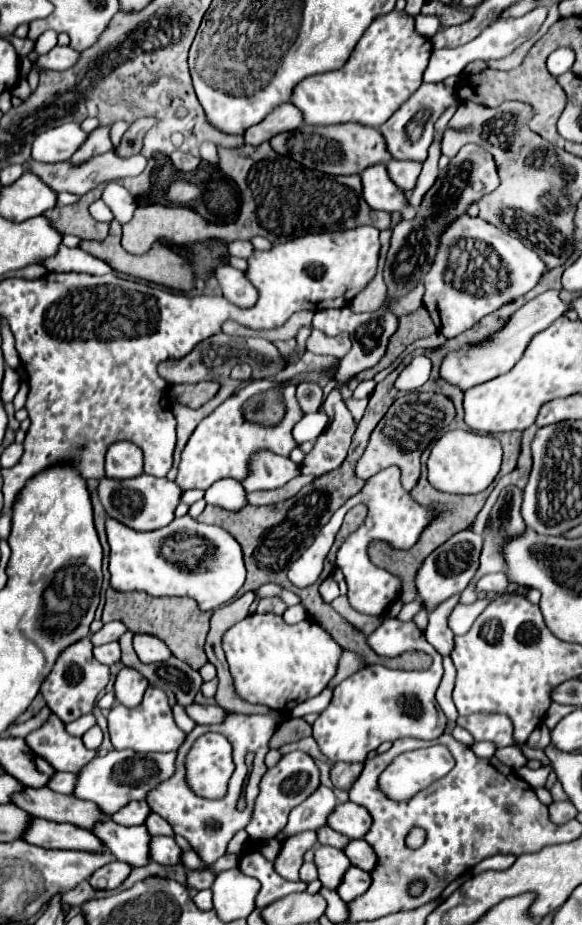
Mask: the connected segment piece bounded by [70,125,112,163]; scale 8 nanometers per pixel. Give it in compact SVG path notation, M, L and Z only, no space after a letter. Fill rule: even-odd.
M100 125L98 129L94 129L86 141L80 145L80 149L72 155L72 163L82 163L94 155L100 155L100 153L106 153L112 149L112 141L110 141L110 125L104 127Z

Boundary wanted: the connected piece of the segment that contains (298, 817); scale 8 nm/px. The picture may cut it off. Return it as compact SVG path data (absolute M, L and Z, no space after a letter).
M320 785L304 803L300 803L298 807L292 809L288 825L276 835L276 839L286 839L290 835L296 835L298 831L318 831L318 827L326 825L326 819L330 815L330 811L334 811L336 807L336 797L334 791L326 785Z

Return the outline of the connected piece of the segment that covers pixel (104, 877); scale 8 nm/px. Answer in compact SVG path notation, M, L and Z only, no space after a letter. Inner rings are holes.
M114 861L114 863L108 863L106 867L100 867L92 873L92 877L88 879L88 883L94 887L94 889L118 889L120 883L130 875L132 867L128 863L122 863L122 861Z

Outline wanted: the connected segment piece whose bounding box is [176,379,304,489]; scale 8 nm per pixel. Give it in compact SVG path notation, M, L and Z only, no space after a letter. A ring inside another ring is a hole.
M260 379L260 381L250 381L248 385L244 385L242 389L238 389L236 393L232 393L220 407L216 407L206 419L200 421L200 425L196 427L196 431L192 433L192 437L188 439L184 451L182 451L182 461L178 467L178 477L176 483L180 489L208 489L214 481L224 479L224 477L232 477L232 479L242 479L246 477L246 467L248 467L248 459L254 451L260 449L270 449L278 455L288 457L290 451L296 447L296 441L292 437L292 427L302 419L302 409L298 405L296 399L296 387L288 385L282 389L284 395L284 403L288 407L286 417L280 425L276 425L274 429L262 427L258 423L248 423L242 415L242 405L248 397L264 393L266 389L270 389L274 383Z

